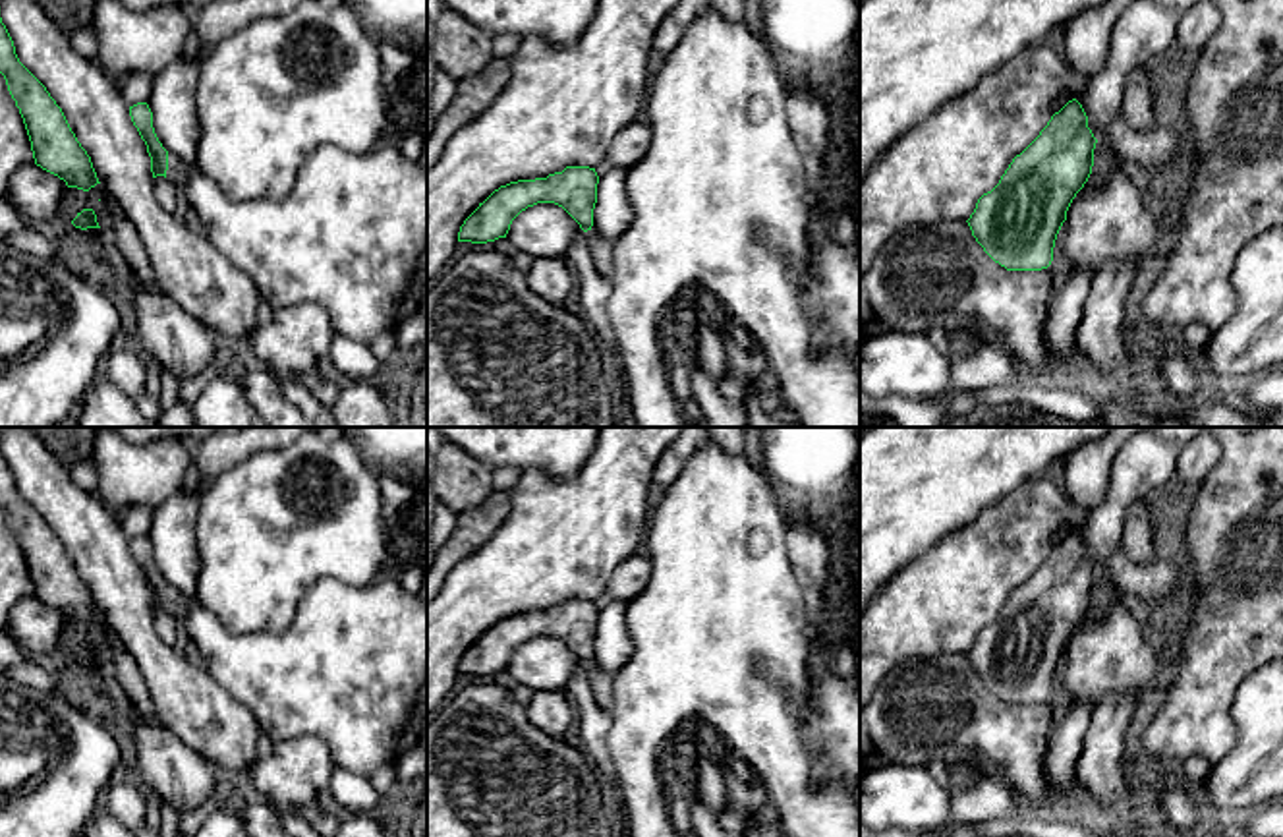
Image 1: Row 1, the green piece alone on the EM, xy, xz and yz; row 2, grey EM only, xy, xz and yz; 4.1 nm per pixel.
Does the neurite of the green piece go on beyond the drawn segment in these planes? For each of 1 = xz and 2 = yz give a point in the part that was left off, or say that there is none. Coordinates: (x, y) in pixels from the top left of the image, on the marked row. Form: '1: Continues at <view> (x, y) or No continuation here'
1: No continuation here
2: No continuation here

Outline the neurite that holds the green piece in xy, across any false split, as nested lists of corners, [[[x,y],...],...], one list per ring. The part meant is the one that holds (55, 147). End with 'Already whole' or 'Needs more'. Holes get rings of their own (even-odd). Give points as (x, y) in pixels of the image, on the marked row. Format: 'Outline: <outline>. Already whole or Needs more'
Outline: [[[0,17],[0,73],[23,118],[35,164],[58,176],[68,188],[89,191],[99,182],[91,157],[71,131],[46,87],[19,62]]]. Already whole

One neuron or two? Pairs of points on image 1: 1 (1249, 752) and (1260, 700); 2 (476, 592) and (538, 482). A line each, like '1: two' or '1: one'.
1: one
2: one

